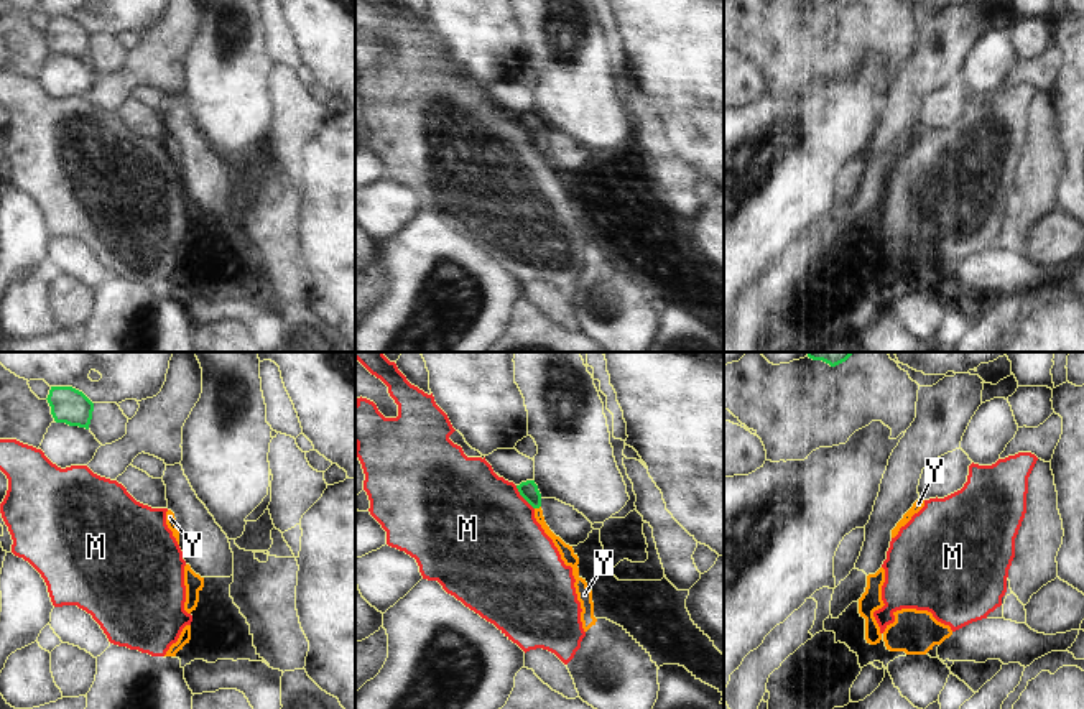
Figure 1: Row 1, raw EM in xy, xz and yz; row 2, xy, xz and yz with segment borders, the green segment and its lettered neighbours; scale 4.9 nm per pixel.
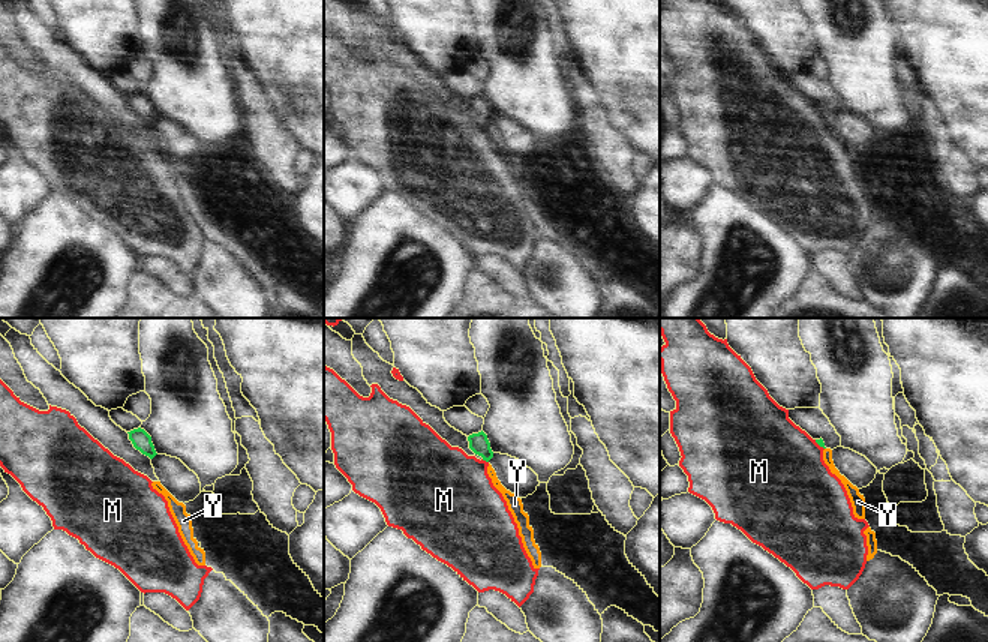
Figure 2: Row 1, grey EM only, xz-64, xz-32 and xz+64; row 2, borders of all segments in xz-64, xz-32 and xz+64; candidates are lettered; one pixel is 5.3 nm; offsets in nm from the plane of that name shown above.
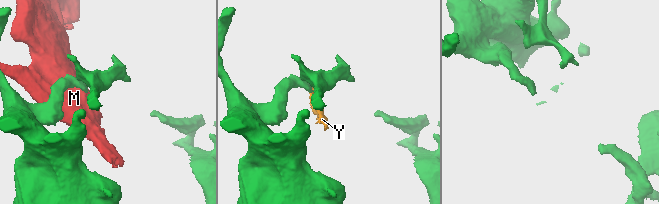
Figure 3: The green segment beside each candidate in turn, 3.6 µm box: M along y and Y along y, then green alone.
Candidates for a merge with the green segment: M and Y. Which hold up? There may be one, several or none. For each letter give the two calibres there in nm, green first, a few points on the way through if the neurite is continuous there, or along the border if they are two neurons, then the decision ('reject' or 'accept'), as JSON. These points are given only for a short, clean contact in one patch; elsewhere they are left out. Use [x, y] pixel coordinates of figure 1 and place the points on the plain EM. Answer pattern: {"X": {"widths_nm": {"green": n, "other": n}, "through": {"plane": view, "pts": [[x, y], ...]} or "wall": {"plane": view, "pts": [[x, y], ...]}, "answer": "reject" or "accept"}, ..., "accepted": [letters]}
{"M": {"widths_nm": {"green": 90, "other": 500}, "wall": {"plane": "xz", "pts": [[515, 117], [518, 125], [533, 140]]}, "answer": "reject"}, "Y": {"widths_nm": {"green": 90, "other": 70}, "wall": {"plane": "xz", "pts": [[540, 137], [535, 140]]}, "answer": "reject"}, "accepted": []}

